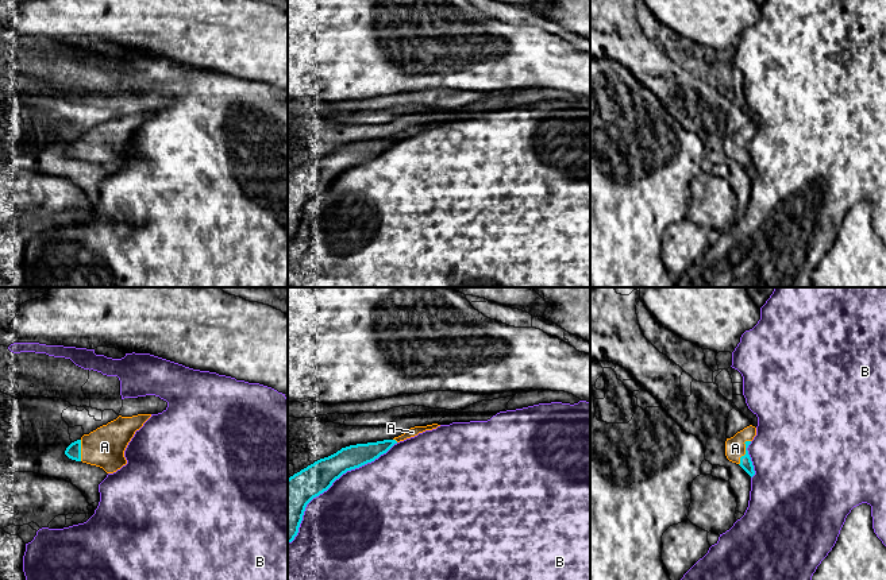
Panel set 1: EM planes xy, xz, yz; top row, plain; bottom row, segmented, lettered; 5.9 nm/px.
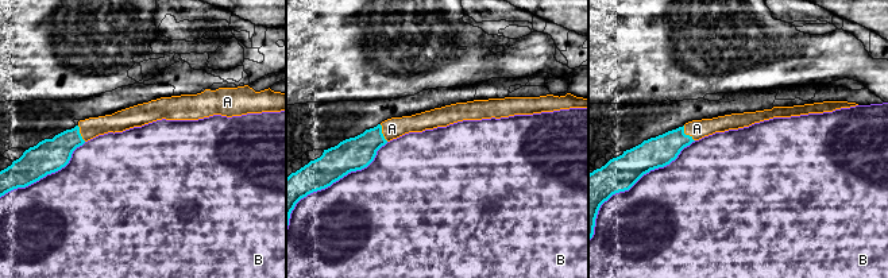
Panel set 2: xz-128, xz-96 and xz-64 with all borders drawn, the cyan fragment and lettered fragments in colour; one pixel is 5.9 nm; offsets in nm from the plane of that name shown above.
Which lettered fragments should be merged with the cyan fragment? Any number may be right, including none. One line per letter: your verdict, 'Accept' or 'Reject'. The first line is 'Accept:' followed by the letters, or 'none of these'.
Accept: A
A: Accept
B: Reject

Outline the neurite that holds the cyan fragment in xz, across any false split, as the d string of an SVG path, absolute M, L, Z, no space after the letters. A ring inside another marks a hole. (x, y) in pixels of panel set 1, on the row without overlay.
M440 123L415 124L393 138L342 146L290 174L288 177L288 240L292 240L297 233L307 202L327 189L343 171L374 159L394 142L438 124Z

